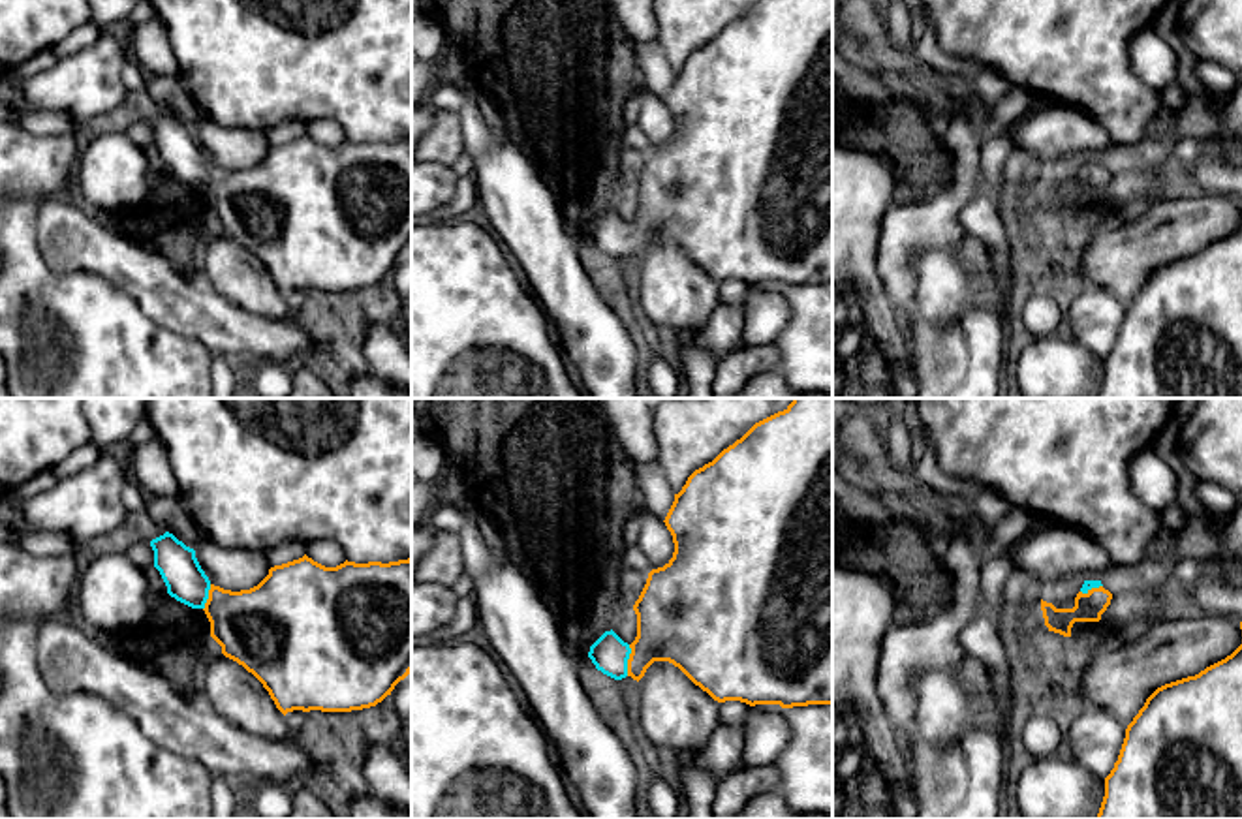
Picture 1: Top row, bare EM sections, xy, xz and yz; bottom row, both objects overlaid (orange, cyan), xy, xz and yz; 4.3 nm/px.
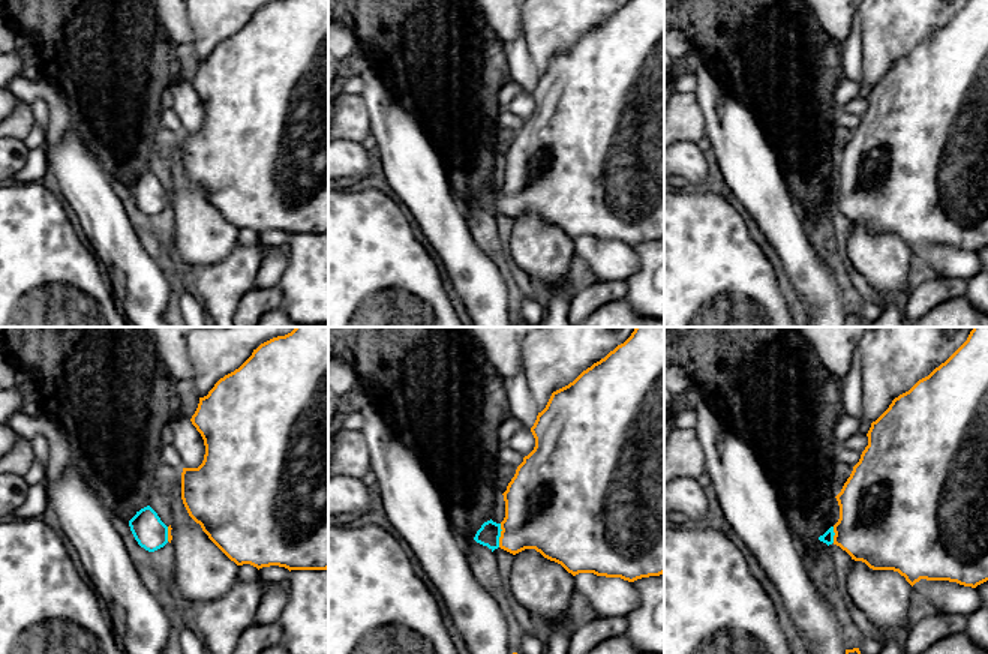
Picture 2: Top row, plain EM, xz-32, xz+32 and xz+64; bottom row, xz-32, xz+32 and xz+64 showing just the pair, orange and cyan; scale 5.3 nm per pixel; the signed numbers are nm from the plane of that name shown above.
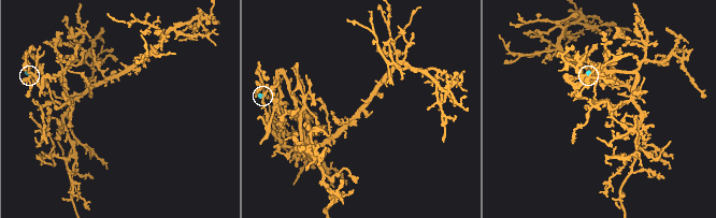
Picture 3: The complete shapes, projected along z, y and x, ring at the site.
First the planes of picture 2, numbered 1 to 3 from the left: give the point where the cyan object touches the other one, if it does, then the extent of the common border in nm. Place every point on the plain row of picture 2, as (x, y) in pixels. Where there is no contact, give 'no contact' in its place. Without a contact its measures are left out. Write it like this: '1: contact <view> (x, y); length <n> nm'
1: contact xz-32 (168, 198); length 80 nm
2: contact xz+32 (501, 200); length 130 nm
3: contact xz+64 (835, 198); length 90 nm

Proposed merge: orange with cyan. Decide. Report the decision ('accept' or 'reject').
accept

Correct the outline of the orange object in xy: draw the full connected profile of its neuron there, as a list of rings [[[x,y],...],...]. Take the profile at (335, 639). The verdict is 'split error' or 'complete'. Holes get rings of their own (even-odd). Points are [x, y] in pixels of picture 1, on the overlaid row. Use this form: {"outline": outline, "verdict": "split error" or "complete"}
{"outline": [[[173,533],[152,539],[150,547],[167,594],[205,610],[222,654],[252,672],[284,716],[376,706],[411,672],[411,558],[325,567],[304,554],[271,567],[257,586],[231,592],[214,586],[195,550]]], "verdict": "split error"}

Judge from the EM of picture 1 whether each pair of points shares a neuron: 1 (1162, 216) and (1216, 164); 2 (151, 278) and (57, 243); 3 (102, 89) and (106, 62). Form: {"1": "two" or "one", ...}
{"1": "two", "2": "one", "3": "one"}

